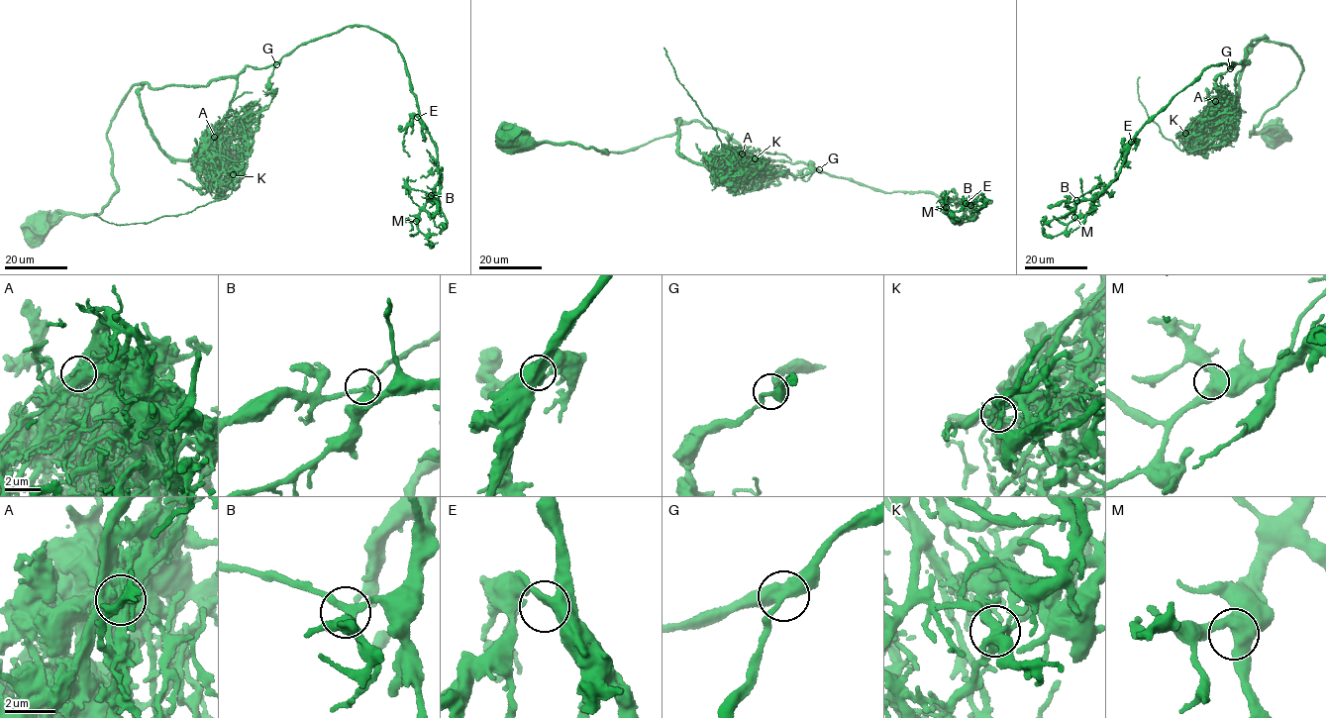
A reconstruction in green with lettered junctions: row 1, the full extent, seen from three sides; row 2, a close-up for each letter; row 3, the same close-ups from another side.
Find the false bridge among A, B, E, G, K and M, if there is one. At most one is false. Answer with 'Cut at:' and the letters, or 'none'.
Cut at: A

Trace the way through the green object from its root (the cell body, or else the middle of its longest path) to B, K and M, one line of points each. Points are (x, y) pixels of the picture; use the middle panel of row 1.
B: (506, 140), (622, 152), (696, 122), (764, 158), (886, 193), (967, 200), (971, 221), (970, 205)
K: (506, 140), (622, 152), (669, 137), (678, 119), (676, 142), (684, 156), (700, 163), (755, 158)
M: (506, 140), (622, 152), (696, 122), (766, 159), (886, 193), (967, 200), (972, 219), (955, 220), (946, 207)

